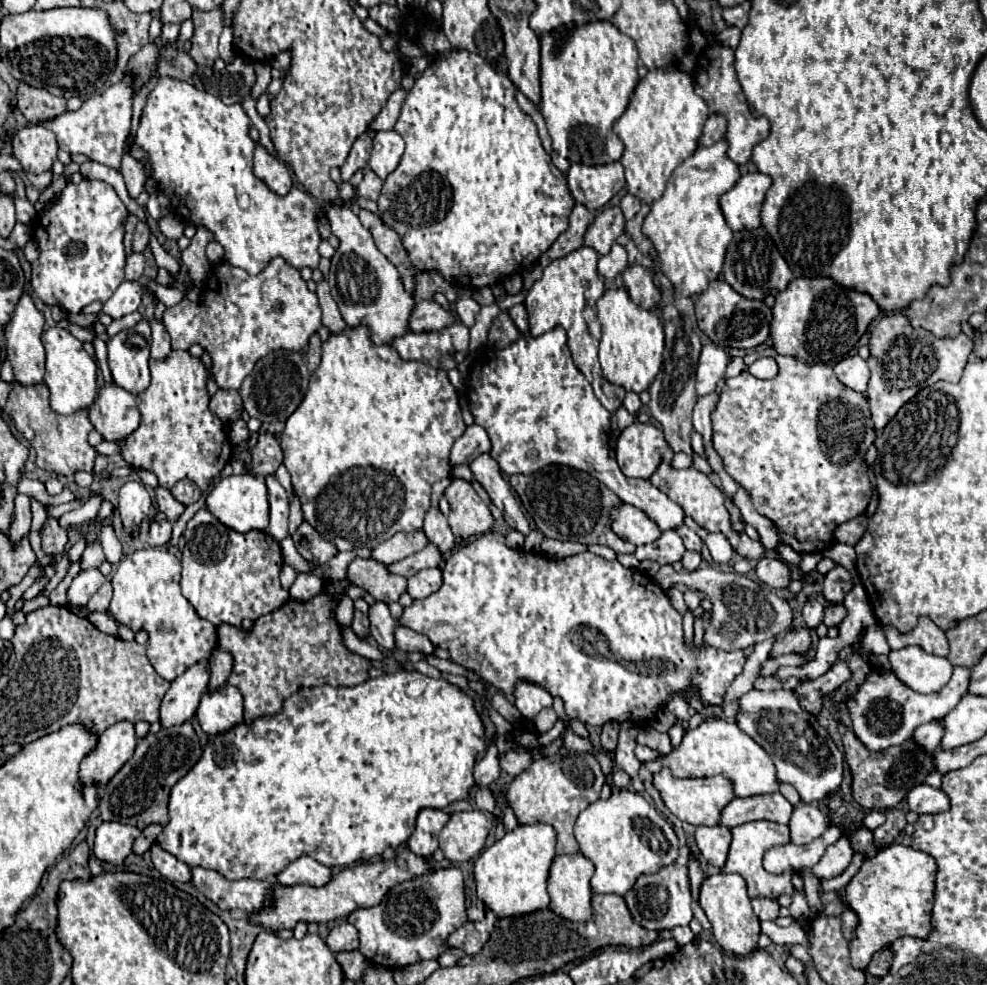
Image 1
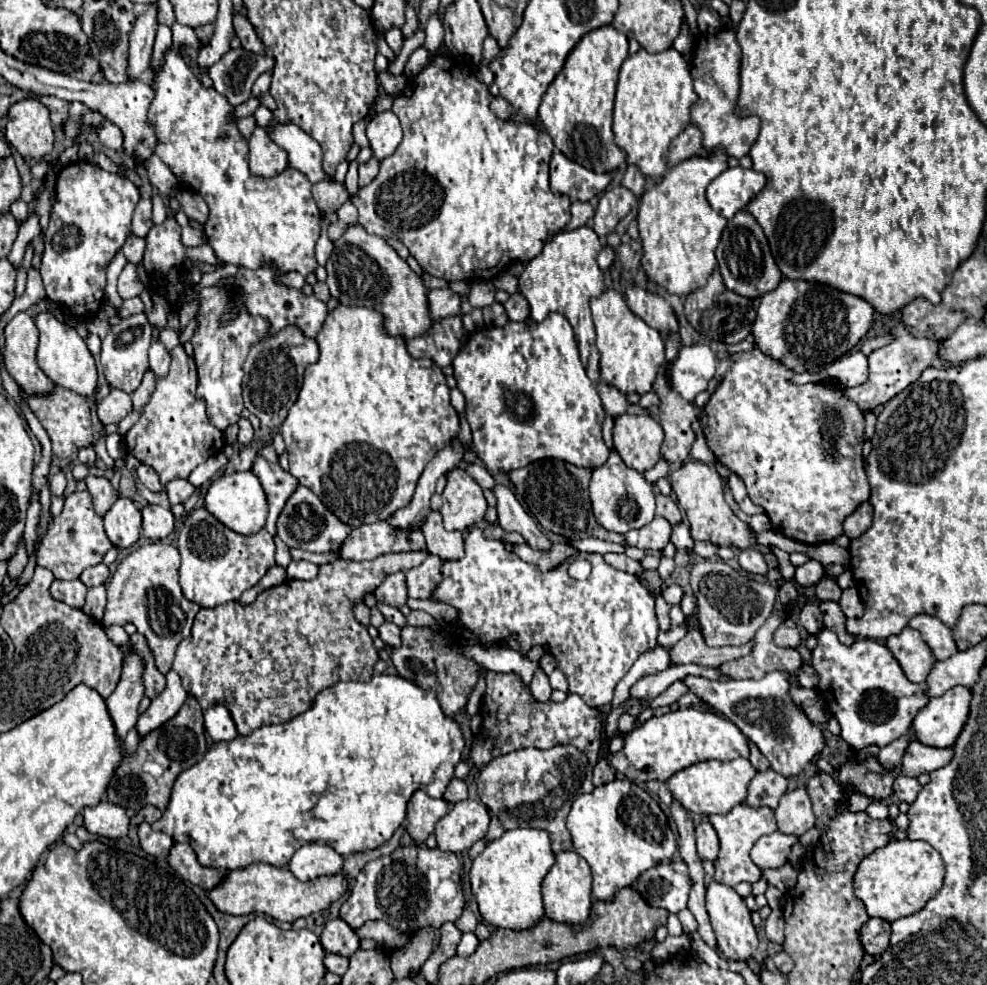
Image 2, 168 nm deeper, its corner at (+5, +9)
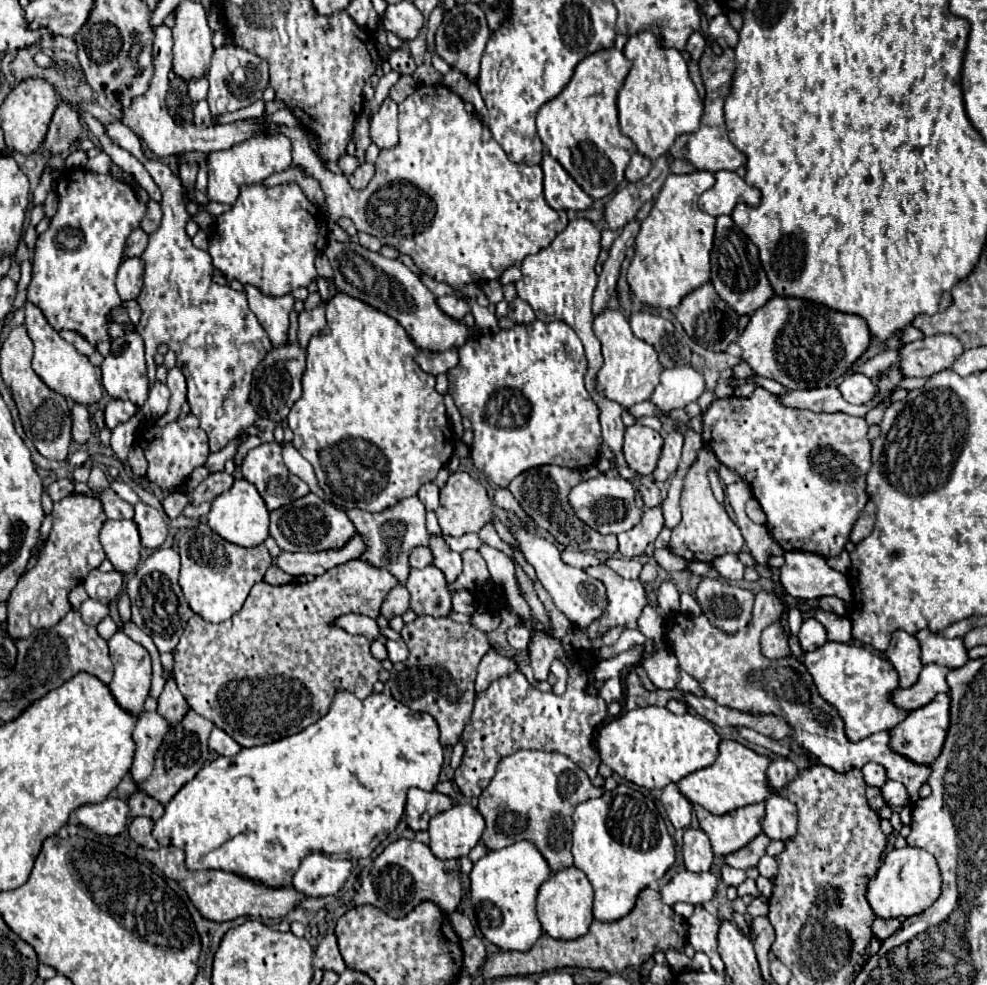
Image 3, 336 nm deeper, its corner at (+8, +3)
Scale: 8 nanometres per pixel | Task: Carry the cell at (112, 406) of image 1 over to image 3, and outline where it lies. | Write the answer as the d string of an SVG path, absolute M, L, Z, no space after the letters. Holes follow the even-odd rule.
M109 400L105 406L105 424L107 428L115 428L121 422L127 422L133 414L137 412L133 402L123 402L123 400Z

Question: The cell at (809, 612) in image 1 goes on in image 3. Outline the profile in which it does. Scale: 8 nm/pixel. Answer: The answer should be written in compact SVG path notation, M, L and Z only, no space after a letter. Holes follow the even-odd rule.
M805 618L803 620L797 638L799 638L799 644L801 644L801 648L805 652L815 650L815 648L819 648L819 646L823 646L827 642L825 630L823 630L823 626L815 618Z

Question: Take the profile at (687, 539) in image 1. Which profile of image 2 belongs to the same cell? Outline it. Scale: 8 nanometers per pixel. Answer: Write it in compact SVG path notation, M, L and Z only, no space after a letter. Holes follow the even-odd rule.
M656 494L656 516L666 518L670 524L676 524L678 520L682 520L680 508L672 500L672 496L664 496L664 494Z

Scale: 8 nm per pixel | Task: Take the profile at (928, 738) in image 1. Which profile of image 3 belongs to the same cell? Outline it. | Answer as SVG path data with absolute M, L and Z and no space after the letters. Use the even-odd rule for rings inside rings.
M869 762L867 766L863 766L863 776L865 776L865 782L869 786L881 788L883 782L887 782L887 772L883 770L883 766L879 766L875 762Z

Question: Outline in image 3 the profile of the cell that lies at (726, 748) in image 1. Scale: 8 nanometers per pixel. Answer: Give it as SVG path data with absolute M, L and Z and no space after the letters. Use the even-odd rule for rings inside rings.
M649 706L627 710L599 730L597 748L603 764L607 764L623 780L641 788L665 788L679 782L687 774L707 768L719 754L719 734L713 724L699 714L671 714L667 708Z

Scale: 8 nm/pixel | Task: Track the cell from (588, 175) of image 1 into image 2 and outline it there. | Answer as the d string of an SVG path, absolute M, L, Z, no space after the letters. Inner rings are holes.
M554 152L550 160L550 188L554 194L566 194L570 200L590 200L604 192L612 174L596 174L568 160L562 152Z

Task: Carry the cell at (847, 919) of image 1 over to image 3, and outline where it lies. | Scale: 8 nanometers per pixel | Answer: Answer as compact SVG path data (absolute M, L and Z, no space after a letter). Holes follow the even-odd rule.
M877 918L871 926L871 932L873 932L873 938L885 942L891 934L895 934L897 930L901 928L901 920L899 918L891 918L891 920L881 920Z

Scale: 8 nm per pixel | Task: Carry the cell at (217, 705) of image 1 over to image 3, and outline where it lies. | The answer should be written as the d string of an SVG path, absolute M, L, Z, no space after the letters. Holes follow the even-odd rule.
M217 726L211 730L209 748L215 750L217 754L221 754L221 756L235 756L241 750L241 746L225 730L221 730Z

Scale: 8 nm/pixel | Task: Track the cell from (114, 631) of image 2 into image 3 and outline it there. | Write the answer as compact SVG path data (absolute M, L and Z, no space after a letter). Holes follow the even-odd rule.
M117 630L107 644L109 644L109 654L111 654L111 660L113 660L113 666L115 666L115 676L109 684L109 690L111 690L113 698L117 700L117 704L125 712L137 716L137 714L143 712L143 702L149 696L149 686L151 686L151 658L149 658L149 652L141 644L133 642L121 630Z

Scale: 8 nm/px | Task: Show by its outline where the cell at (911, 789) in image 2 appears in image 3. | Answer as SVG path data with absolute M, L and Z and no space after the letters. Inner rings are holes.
M889 780L883 788L881 788L881 794L885 798L885 802L889 806L909 806L911 800L909 800L909 794L907 794L907 788L901 784L901 782L895 782L895 780Z

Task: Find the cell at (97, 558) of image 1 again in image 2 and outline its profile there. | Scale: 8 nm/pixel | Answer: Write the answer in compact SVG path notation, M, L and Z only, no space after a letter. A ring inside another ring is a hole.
M72 492L64 498L64 508L58 516L50 516L48 530L42 536L38 548L38 564L50 568L56 580L74 580L78 578L88 566L102 562L106 550L112 544L104 532L102 518L92 508L92 498L88 492Z

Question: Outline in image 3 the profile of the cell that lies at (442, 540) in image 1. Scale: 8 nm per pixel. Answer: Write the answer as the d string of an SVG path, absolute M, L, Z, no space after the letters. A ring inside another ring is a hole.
M439 534L429 536L429 550L433 554L433 564L445 574L447 582L453 582L461 574L461 556L453 552Z

